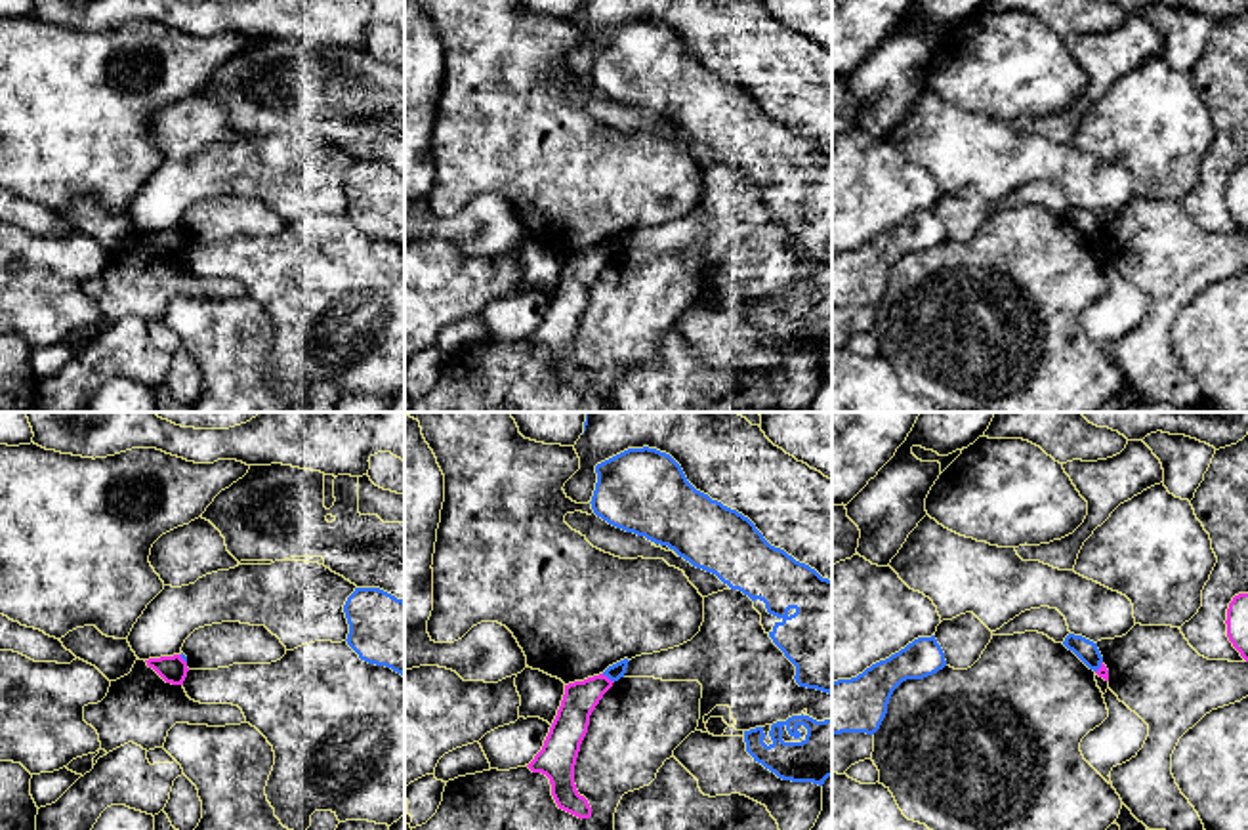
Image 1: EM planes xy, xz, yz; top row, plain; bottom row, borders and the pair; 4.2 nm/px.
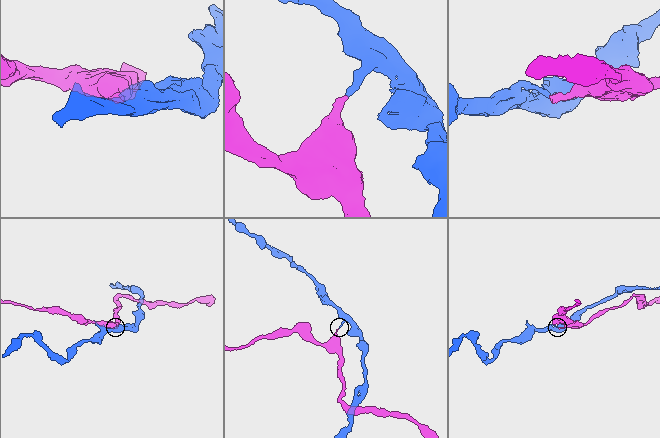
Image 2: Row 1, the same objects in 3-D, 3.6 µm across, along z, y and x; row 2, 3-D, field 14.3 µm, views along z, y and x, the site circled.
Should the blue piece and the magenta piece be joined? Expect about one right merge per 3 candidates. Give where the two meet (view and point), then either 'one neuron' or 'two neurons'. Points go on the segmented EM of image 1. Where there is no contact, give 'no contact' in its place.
xz (607, 676) | two neurons

